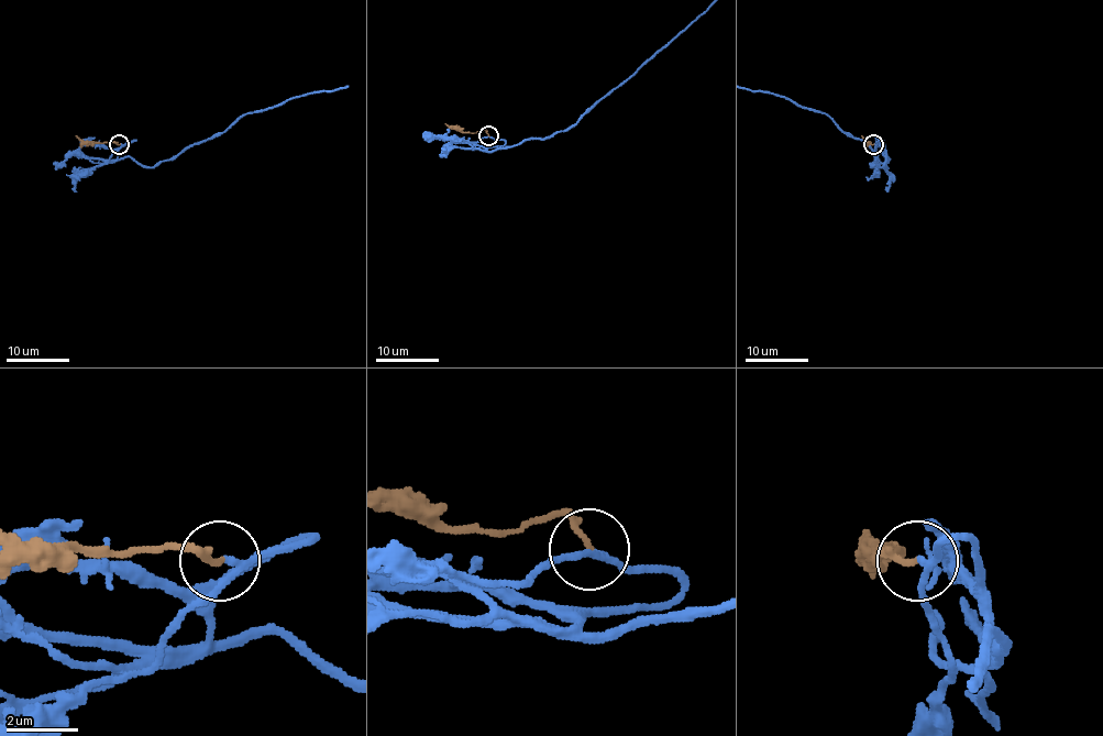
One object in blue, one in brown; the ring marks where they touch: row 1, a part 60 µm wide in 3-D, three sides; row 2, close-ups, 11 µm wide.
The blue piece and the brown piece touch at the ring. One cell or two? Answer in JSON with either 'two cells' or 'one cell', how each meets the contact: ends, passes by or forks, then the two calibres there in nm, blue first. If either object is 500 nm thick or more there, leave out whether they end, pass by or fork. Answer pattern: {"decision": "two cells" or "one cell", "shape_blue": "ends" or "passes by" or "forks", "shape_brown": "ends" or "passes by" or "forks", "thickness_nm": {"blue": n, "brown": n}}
{"decision": "one cell", "shape_blue": "passes by", "shape_brown": "ends", "thickness_nm": {"blue": 150, "brown": 160}}

